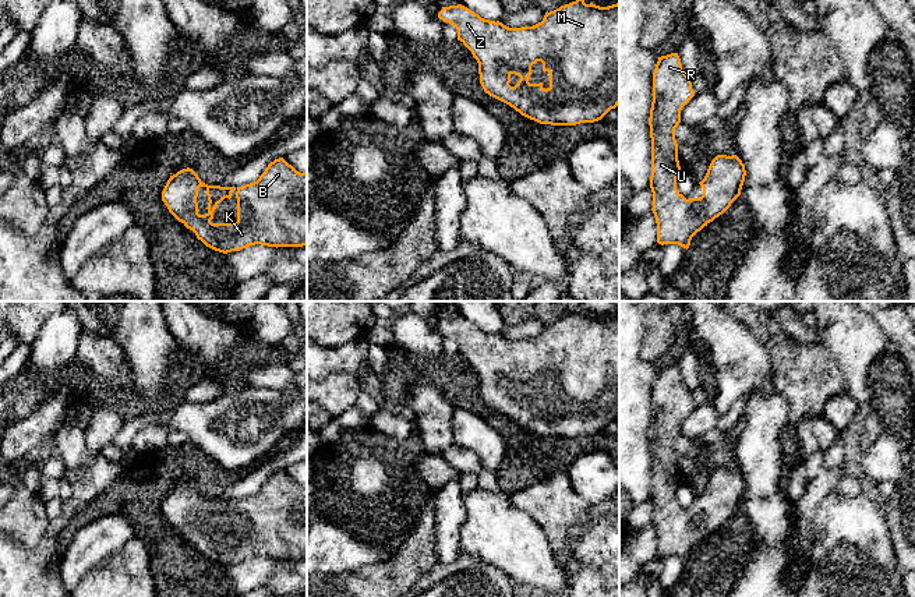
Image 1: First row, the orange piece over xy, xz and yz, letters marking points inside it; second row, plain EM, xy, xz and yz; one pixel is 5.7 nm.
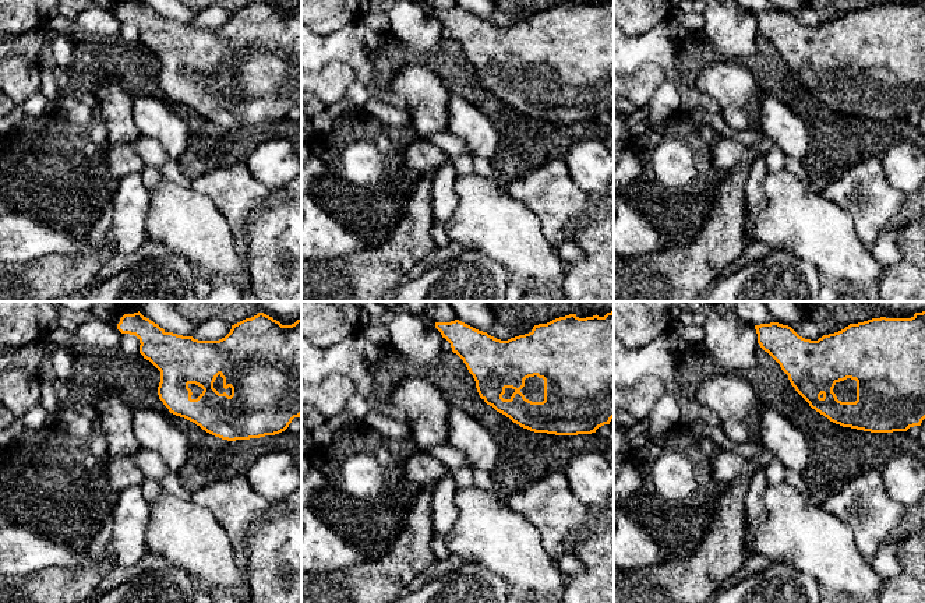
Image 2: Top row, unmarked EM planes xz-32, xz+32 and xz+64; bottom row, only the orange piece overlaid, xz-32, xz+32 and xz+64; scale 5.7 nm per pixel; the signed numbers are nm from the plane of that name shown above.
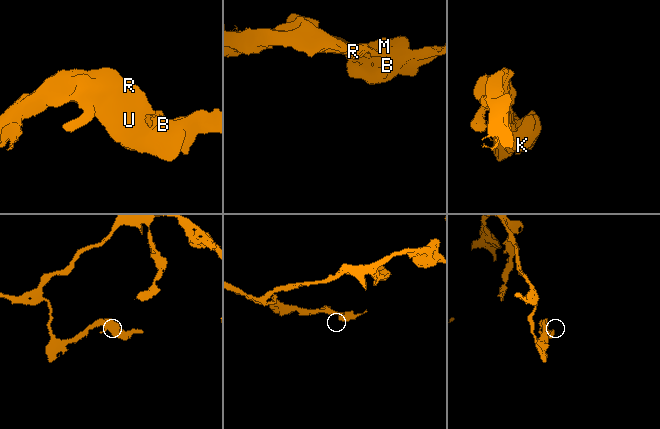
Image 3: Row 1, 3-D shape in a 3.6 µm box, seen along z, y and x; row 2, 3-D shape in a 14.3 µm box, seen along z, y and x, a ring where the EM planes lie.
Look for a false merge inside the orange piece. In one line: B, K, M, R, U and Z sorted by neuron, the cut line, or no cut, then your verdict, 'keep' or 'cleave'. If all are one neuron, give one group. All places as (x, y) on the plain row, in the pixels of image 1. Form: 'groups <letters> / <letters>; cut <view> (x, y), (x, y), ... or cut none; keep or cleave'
groups B K M R U Z; cut none; keep

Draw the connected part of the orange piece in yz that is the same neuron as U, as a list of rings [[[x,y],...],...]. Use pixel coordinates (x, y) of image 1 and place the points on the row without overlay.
[[[678,365],[658,370],[653,385],[653,414],[650,421],[649,438],[651,451],[651,488],[650,501],[653,505],[653,526],[657,536],[657,555],[678,557],[689,561],[692,550],[704,538],[723,527],[731,516],[741,508],[746,483],[742,473],[736,469],[717,467],[699,495],[703,501],[700,511],[686,512],[676,502],[676,490],[681,484],[678,473],[678,456],[675,441],[681,435],[682,420],[695,409],[690,391],[682,382]]]

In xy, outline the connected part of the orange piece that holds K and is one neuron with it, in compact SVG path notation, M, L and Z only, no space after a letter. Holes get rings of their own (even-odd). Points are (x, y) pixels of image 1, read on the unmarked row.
M283 470L275 471L254 495L241 499L208 498L198 487L187 480L170 488L163 504L162 513L169 524L192 543L206 559L227 566L250 558L268 559L303 559L307 558L307 485L297 484ZM205 499L208 508L208 524L198 526L198 501ZM237 511L236 536L212 536L216 519L225 512Z

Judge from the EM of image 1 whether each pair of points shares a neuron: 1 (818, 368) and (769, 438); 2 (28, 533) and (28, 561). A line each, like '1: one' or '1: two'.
1: two
2: two

